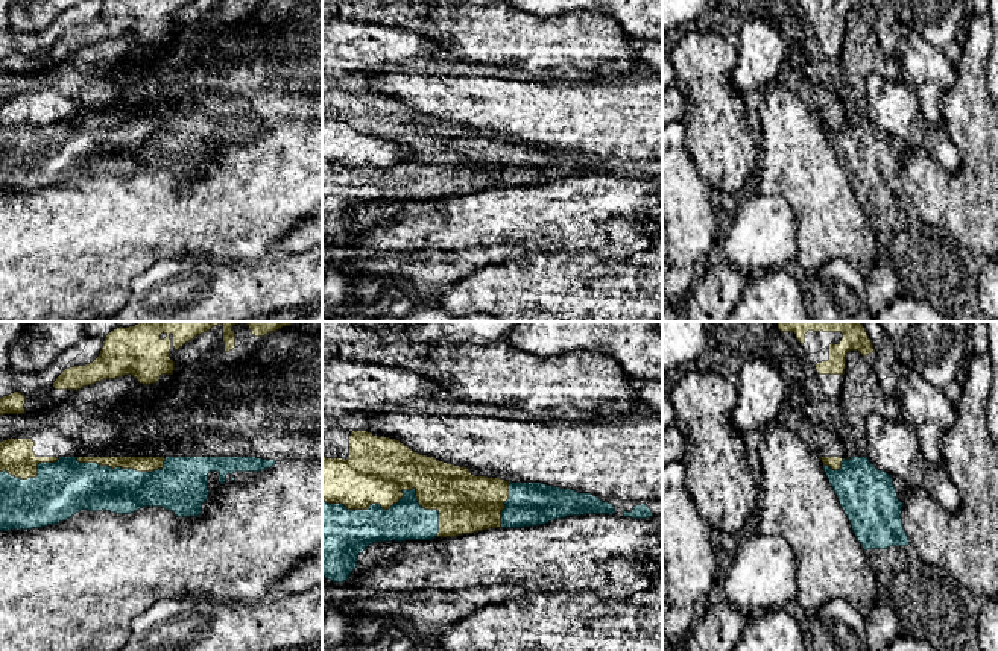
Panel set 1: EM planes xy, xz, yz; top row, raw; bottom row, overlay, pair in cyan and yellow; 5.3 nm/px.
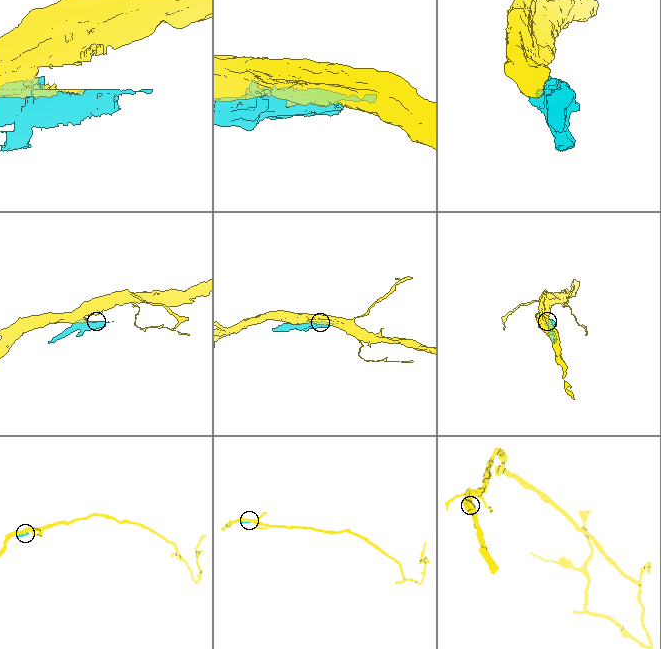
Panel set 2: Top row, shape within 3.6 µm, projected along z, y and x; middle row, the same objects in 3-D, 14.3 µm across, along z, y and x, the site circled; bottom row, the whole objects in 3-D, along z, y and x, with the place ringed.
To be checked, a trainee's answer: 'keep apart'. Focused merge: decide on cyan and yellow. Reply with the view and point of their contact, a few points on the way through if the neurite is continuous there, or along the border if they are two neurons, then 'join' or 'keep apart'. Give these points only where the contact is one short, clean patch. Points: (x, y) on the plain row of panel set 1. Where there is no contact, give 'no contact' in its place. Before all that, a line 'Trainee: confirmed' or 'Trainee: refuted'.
Trainee: confirmed
meets cyan in xz at (398, 163); keep apart

